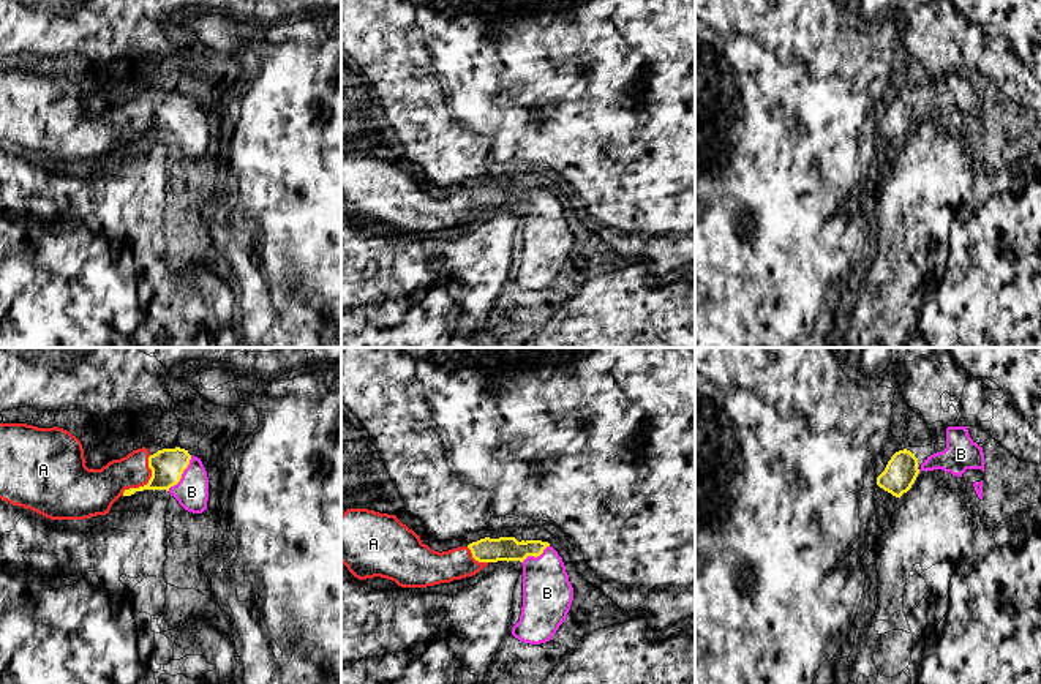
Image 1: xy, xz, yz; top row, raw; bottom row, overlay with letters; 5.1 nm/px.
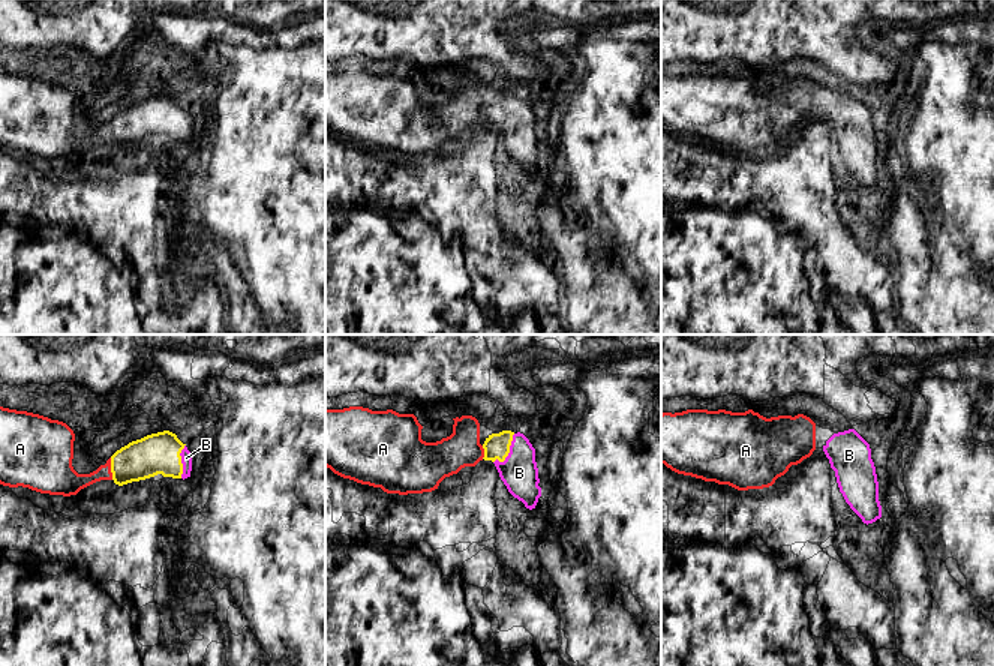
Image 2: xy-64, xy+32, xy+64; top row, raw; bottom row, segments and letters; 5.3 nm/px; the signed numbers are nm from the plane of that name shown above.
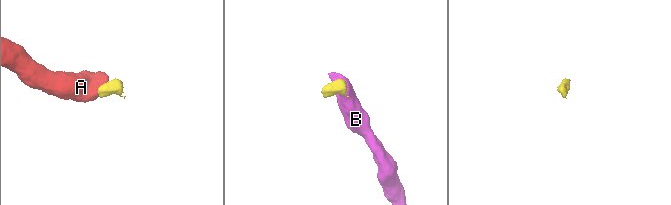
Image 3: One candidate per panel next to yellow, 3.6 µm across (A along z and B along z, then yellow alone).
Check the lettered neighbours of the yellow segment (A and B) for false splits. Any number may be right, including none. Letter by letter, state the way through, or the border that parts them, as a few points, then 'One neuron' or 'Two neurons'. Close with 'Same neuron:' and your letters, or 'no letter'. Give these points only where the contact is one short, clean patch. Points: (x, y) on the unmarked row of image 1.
A: Path across: xy (168, 111), (149, 128), (109, 128), (101, 133). One neuron
B: Path across: xy (168, 111), (182, 119), (191, 138). One neuron
Same neuron: A, B

